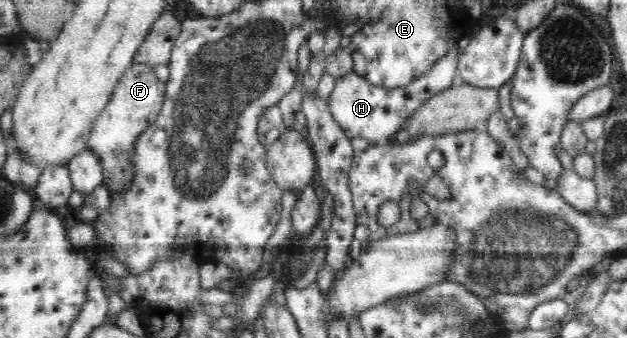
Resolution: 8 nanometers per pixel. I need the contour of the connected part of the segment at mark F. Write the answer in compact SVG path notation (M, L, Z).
M133 63L124 71L117 82L107 105L95 119L93 131L89 134L87 148L97 154L103 166L103 185L109 193L122 192L132 182L132 154L136 139L146 133L159 117L164 102L165 82L155 76L155 69L149 65Z

